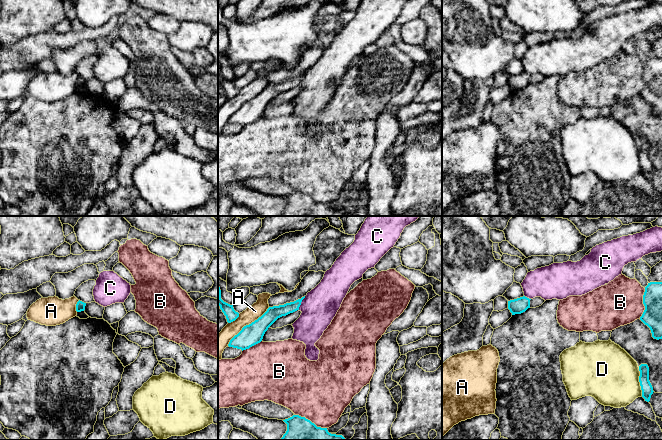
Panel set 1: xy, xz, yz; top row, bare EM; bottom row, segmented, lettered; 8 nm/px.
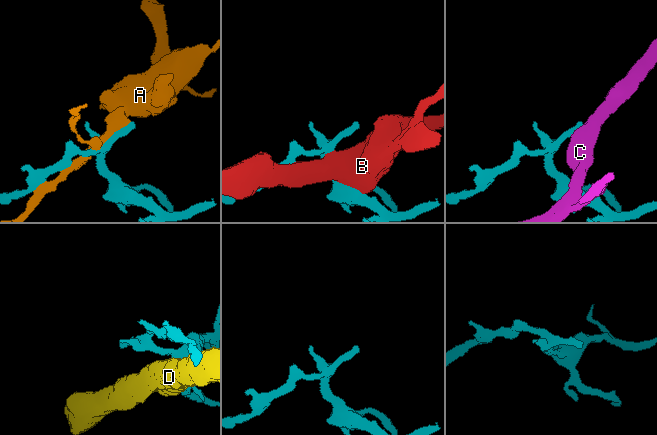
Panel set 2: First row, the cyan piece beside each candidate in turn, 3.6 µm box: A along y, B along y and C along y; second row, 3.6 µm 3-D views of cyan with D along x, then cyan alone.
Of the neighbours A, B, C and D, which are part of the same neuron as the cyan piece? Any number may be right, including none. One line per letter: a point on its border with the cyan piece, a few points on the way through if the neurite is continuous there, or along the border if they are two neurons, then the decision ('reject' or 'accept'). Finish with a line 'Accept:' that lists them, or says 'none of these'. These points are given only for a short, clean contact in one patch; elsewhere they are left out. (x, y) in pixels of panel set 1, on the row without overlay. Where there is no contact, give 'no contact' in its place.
A: meets cyan in xz at (247, 101); reject
B: meets cyan in xz at (310, 197); reject
C: meets cyan in xz at (300, 79); border along xz (305, 72), (298, 85); reject
D: meets cyan in yz at (639, 157); reject
Accept: none of these

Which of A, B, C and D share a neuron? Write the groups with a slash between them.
A / B / C / D

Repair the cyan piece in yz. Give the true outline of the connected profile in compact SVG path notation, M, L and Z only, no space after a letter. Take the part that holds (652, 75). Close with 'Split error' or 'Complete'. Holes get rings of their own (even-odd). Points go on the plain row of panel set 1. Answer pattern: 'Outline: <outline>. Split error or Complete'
Outline: M650 58L643 71L645 86L640 96L647 101L654 115L662 115L662 58Z. Complete

